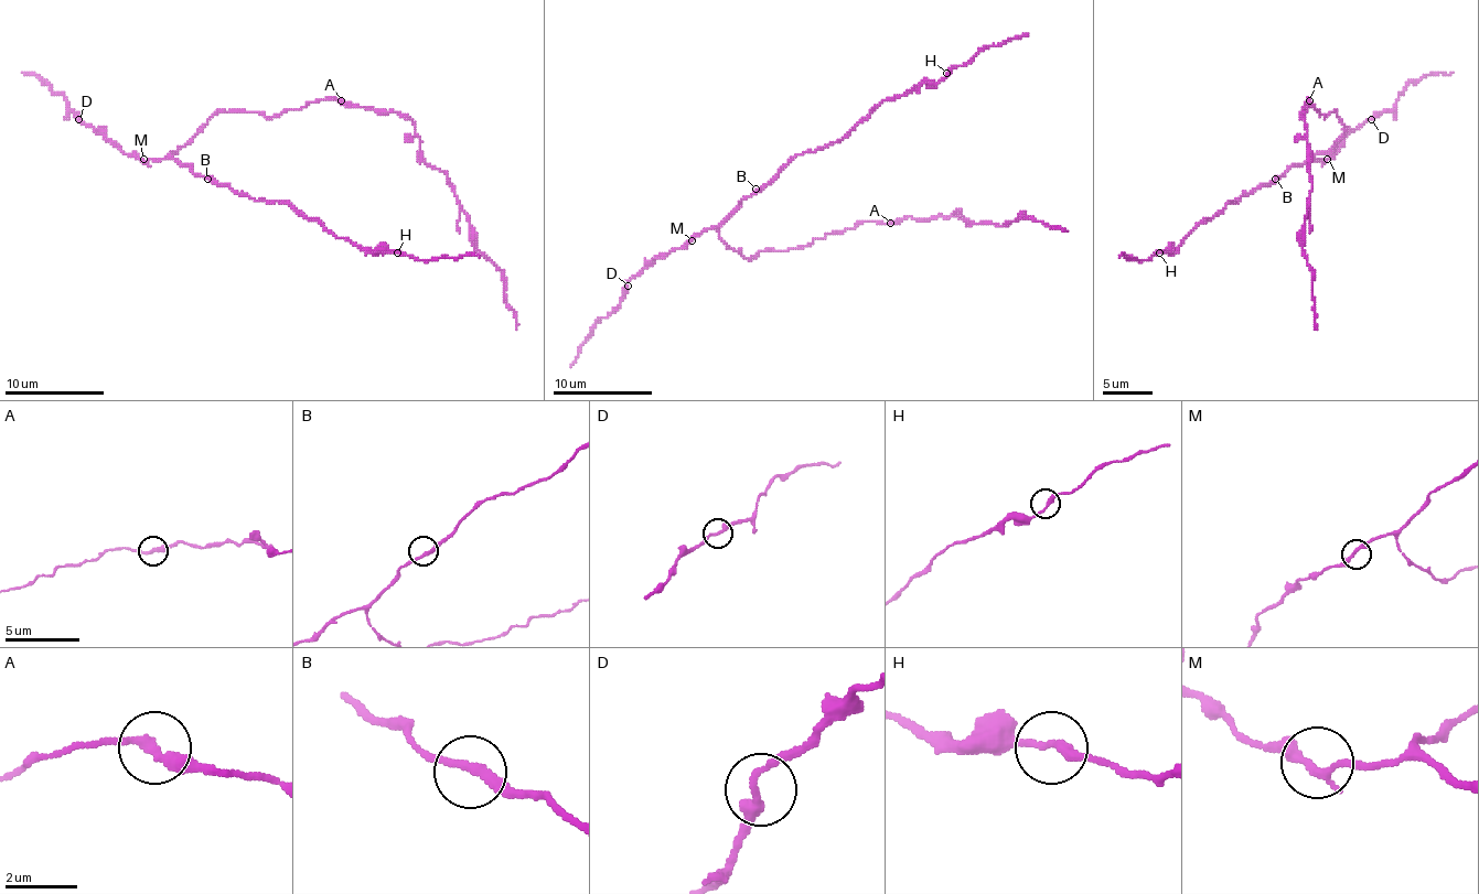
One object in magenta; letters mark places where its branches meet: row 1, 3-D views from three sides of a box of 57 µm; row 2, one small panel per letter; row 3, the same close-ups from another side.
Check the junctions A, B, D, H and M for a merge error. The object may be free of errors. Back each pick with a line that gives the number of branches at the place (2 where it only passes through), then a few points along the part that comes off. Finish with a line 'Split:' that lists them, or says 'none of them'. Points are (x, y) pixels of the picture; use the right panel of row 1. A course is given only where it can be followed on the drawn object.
Split: none of them

